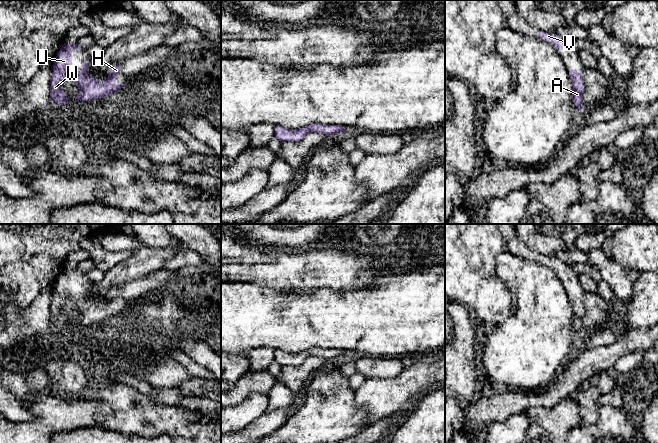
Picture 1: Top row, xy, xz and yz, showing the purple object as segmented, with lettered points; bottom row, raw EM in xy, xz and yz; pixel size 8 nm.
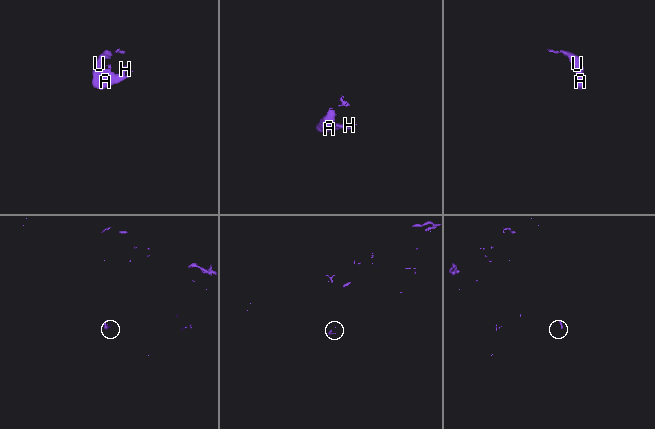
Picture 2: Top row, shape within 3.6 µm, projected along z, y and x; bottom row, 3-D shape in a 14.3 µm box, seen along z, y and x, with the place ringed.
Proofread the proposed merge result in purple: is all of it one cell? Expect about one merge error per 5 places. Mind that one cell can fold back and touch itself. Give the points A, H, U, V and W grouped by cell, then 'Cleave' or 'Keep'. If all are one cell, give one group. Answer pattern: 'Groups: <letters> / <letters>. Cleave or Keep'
Groups: A H U V W. Keep

